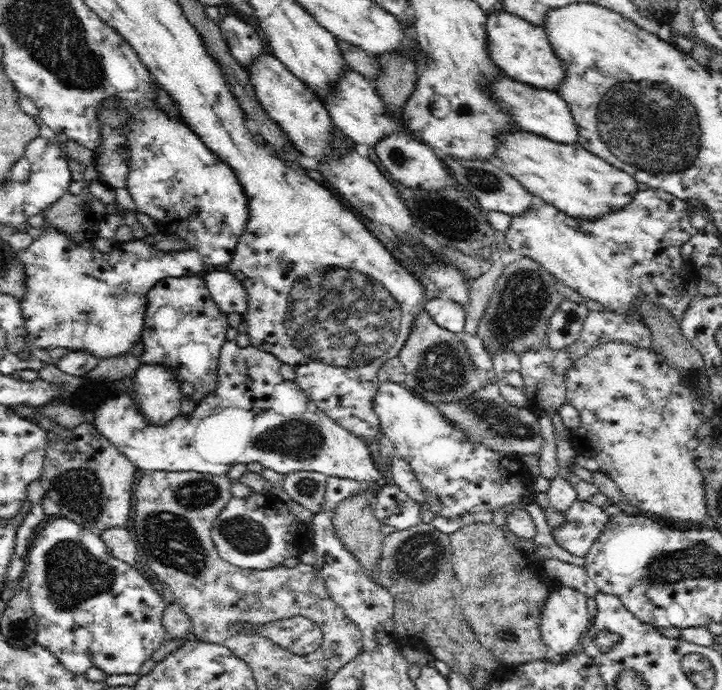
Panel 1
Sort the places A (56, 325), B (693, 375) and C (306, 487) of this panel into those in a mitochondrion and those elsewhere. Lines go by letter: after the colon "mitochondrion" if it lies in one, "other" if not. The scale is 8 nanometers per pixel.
A: mitochondrion
B: mitochondrion
C: mitochondrion

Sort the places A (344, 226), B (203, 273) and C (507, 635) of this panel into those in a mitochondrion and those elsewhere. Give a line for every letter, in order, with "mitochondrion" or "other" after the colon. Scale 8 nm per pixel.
A: other
B: other
C: mitochondrion

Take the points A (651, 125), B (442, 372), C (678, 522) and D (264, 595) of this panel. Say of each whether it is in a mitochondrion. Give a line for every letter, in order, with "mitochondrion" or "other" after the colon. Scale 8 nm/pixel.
A: mitochondrion
B: mitochondrion
C: other
D: other

